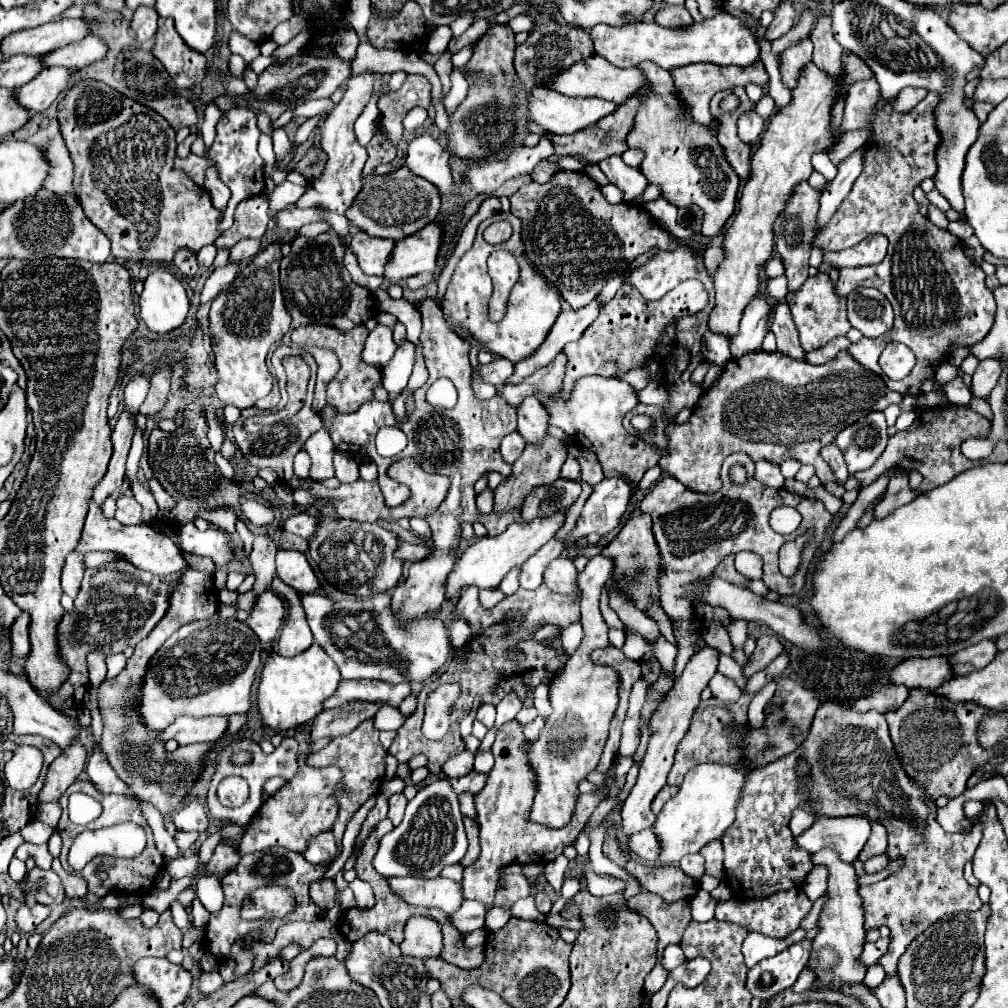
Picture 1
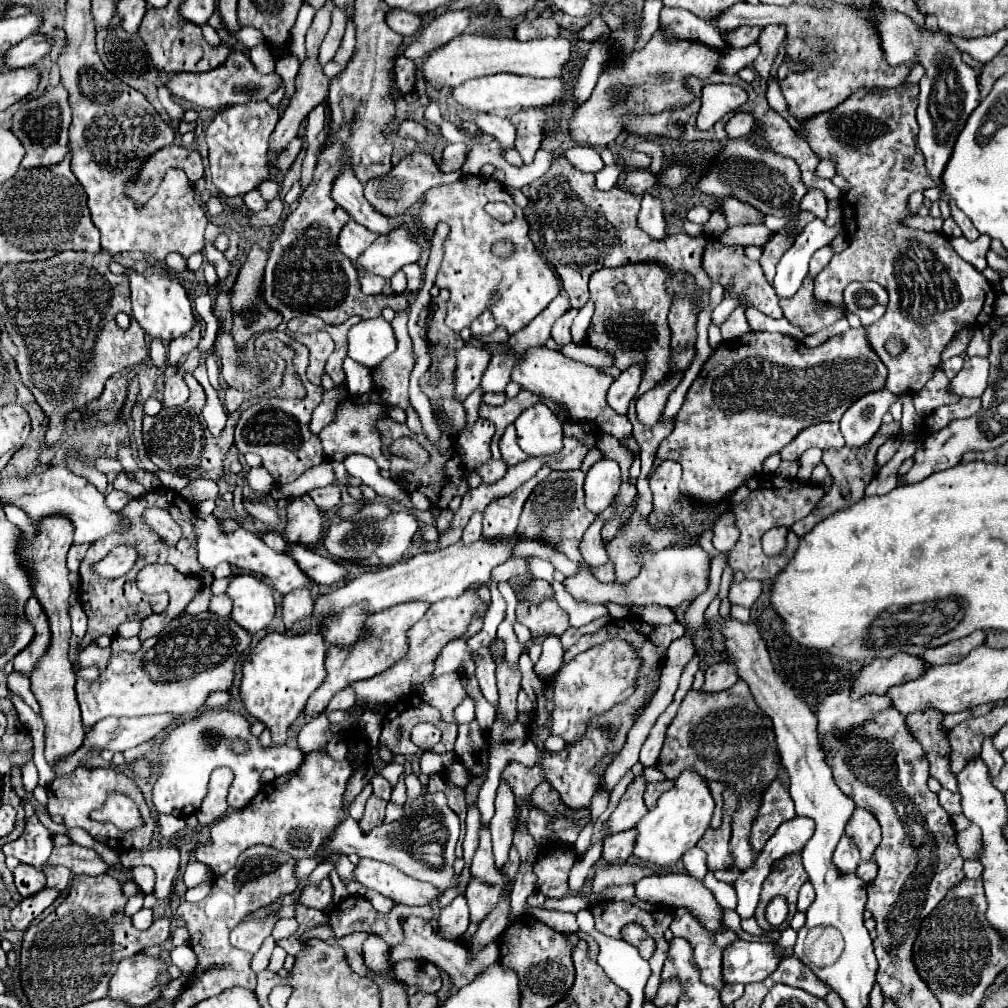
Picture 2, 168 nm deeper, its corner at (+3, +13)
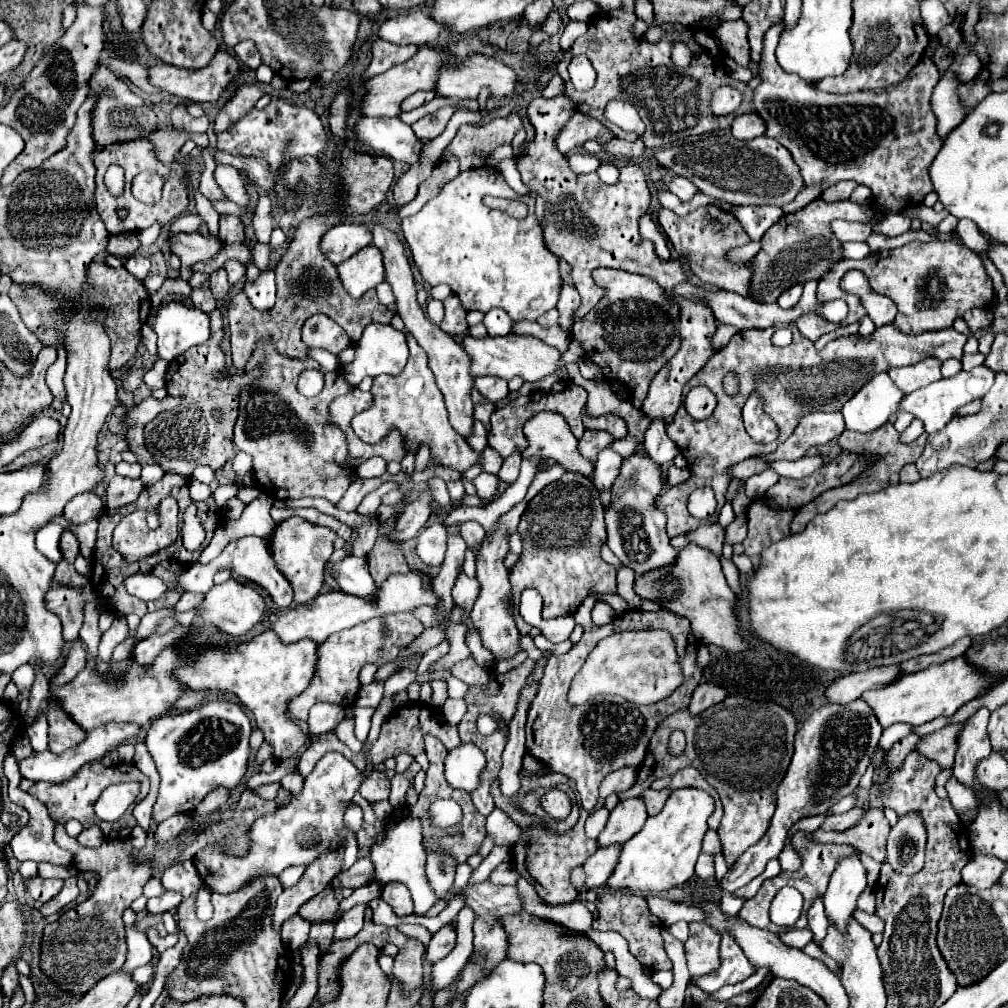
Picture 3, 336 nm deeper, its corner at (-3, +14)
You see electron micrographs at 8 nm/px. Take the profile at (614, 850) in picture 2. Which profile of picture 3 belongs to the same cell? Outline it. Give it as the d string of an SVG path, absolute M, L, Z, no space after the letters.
M611 844L605 848L599 848L583 866L585 866L585 888L599 888L607 882L607 878L613 874L615 864L619 862L621 844Z

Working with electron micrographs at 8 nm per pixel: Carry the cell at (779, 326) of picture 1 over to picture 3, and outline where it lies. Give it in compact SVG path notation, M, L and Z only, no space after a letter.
M703 206L687 214L685 218L677 218L677 214L673 214L671 210L661 208L659 224L673 242L673 246L677 248L679 256L689 258L689 268L701 282L705 282L707 286L715 286L719 290L731 290L743 294L747 298L751 296L751 276L753 276L751 260L731 262L727 256L729 250L751 242L751 238L747 236L747 232L741 228L741 224L735 220L733 214L725 212L719 206Z

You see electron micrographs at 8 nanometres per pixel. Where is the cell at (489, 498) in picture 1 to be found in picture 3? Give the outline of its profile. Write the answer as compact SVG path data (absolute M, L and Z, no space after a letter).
M465 522L465 524L461 526L461 536L463 536L463 540L467 542L469 548L475 548L477 544L483 542L485 528L483 528L479 522Z

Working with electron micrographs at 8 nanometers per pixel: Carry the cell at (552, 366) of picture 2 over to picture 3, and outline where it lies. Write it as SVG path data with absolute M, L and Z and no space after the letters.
M465 336L463 338L463 348L465 352L471 356L473 364L471 364L471 374L473 376L499 376L503 380L511 380L515 376L523 378L525 382L539 382L551 374L559 374L563 368L559 366L563 354L559 350L555 350L553 346L545 344L543 340L535 338L535 336L497 336L497 338L473 338L473 336Z

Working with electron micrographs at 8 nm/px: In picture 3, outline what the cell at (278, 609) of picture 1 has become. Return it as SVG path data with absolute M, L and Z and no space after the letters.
M235 578L213 586L207 594L205 594L205 602L197 608L197 612L201 612L201 620L207 624L215 624L217 628L223 628L223 632L231 634L231 636L243 636L245 632L249 632L253 626L257 626L265 614L265 600L261 598L261 594L243 582L237 582Z

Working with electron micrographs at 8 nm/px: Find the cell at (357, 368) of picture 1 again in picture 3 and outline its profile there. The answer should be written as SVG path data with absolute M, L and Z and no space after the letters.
M313 314L303 324L303 342L311 348L329 350L335 356L351 346L351 338L347 336L347 332L325 314Z

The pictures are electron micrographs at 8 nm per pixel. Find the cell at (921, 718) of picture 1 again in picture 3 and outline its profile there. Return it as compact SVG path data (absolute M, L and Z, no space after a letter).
M951 776L951 778L947 780L945 790L947 790L949 800L951 800L953 808L957 810L957 814L965 812L967 808L975 808L975 806L977 806L977 800L975 800L973 790L967 788L967 786L961 786L961 784L955 780L955 776Z

